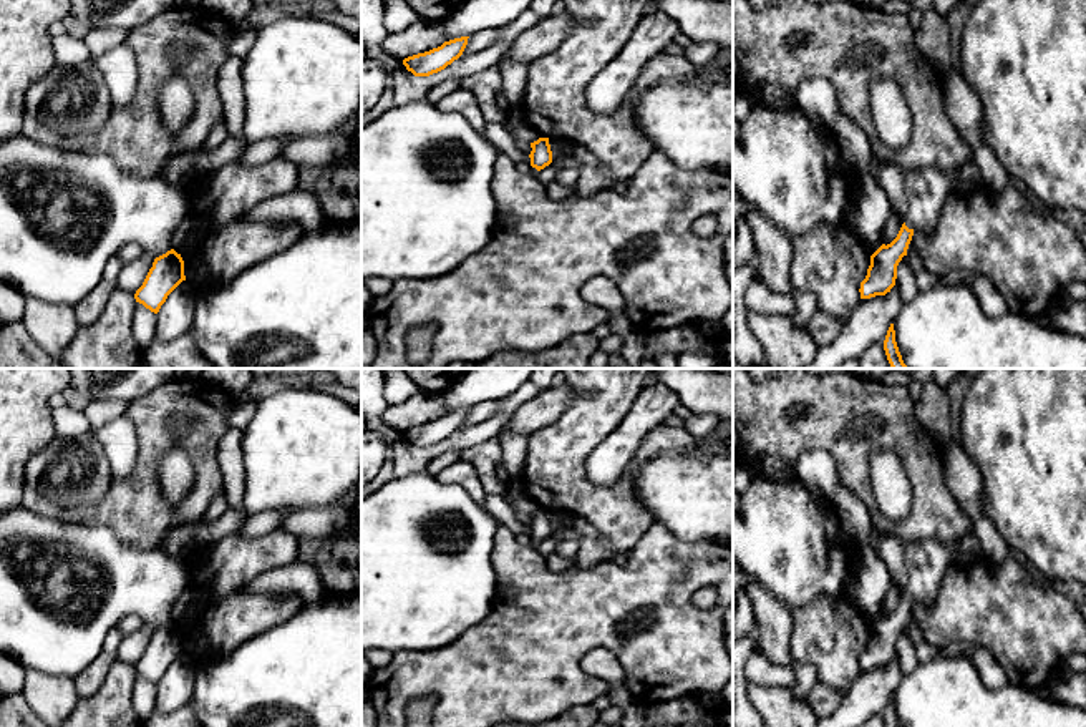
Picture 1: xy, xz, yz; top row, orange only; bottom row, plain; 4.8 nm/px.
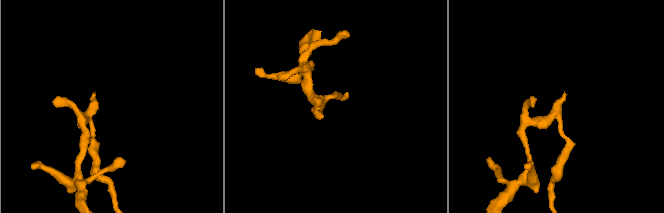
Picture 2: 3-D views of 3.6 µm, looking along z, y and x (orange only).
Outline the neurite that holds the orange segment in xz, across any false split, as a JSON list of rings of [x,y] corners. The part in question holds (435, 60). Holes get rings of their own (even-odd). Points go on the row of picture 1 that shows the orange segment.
[[[469,37],[454,38],[429,51],[408,56],[403,60],[403,65],[415,76],[429,76],[438,73],[463,55],[468,38]]]

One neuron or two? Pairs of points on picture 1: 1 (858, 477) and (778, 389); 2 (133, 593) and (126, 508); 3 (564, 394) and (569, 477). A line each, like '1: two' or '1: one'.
1: one
2: two
3: two

